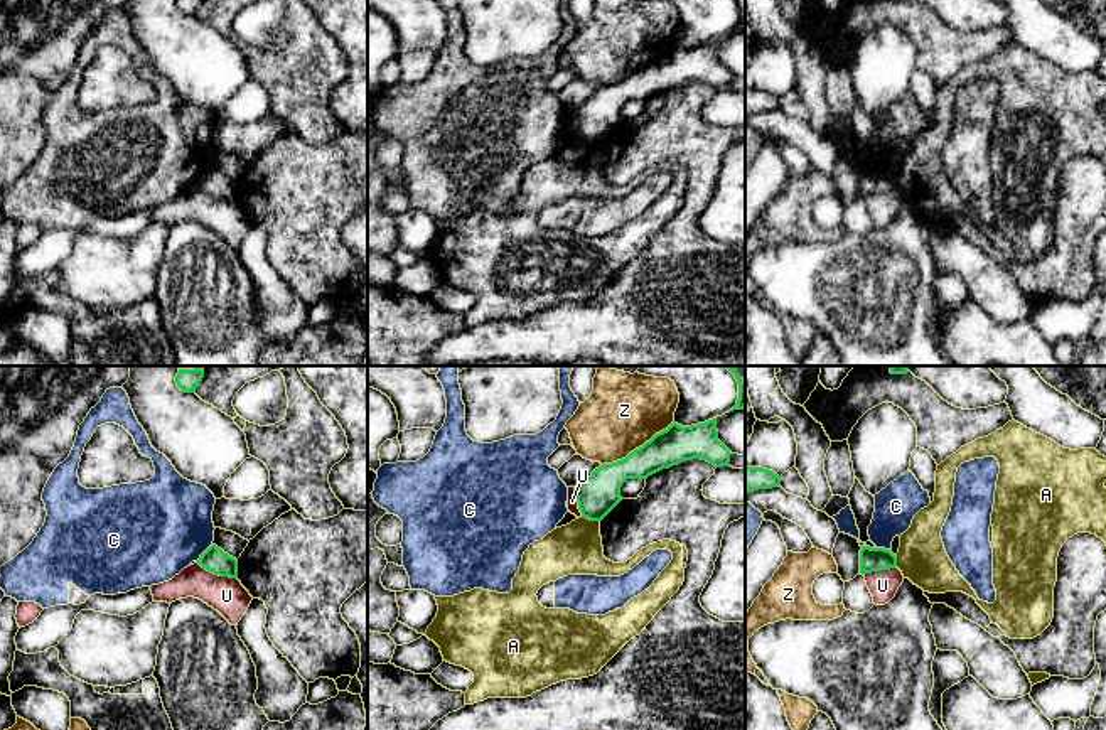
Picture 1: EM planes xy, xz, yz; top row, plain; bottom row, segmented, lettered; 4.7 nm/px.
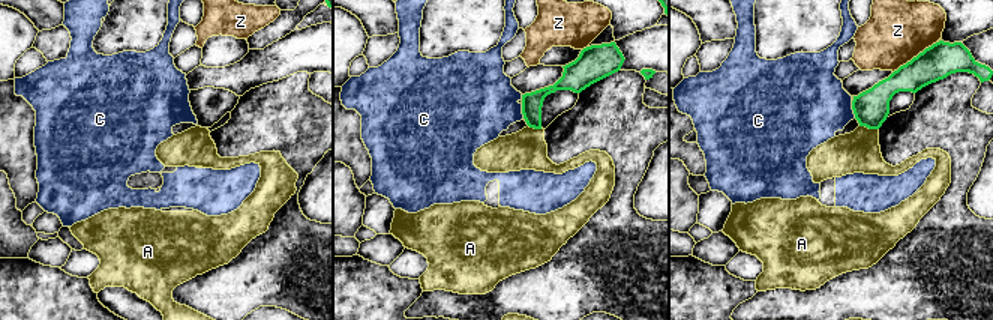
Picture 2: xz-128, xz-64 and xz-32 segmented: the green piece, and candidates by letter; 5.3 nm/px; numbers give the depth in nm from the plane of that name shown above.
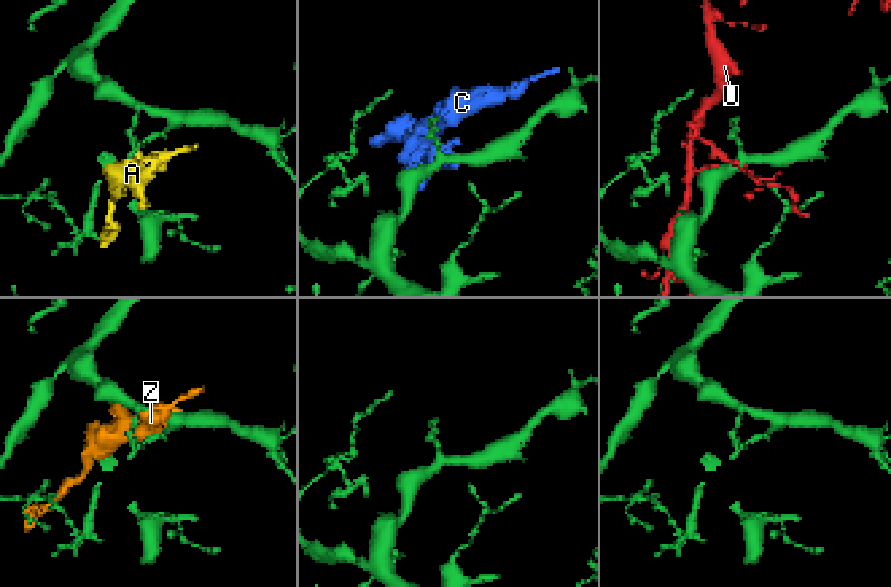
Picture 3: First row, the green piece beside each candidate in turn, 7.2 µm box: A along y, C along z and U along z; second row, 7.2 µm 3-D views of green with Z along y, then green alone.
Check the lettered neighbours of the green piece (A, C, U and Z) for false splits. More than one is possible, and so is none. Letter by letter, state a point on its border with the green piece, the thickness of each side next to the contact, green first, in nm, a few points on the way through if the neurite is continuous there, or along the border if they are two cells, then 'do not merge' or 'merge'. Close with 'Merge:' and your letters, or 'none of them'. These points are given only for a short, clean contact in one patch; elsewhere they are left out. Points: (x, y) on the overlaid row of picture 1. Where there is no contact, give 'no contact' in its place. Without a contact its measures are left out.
A: xz (590, 520) | 190/240 nm | along xz (582, 516), (599, 521) | do not merge
C: xy (204, 552) | 120/460 nm | do not merge
U: xy (218, 574) | 120/170 nm | do not merge
Z: xz (636, 449) | 180/360 nm | do not merge
Merge: none of them

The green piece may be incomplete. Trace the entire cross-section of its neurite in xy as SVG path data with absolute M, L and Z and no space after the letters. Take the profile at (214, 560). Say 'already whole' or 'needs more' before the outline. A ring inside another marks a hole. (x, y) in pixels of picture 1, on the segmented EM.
already whole | M211 545L201 555L197 563L214 575L238 578L238 560L224 553L216 545Z

